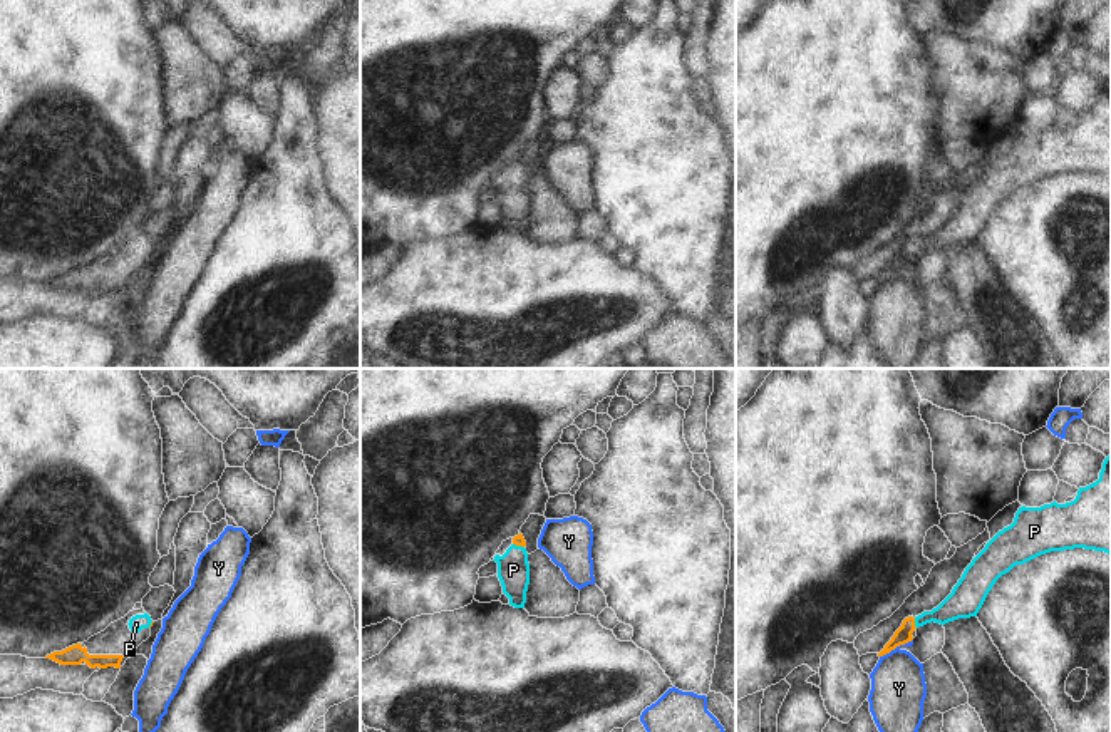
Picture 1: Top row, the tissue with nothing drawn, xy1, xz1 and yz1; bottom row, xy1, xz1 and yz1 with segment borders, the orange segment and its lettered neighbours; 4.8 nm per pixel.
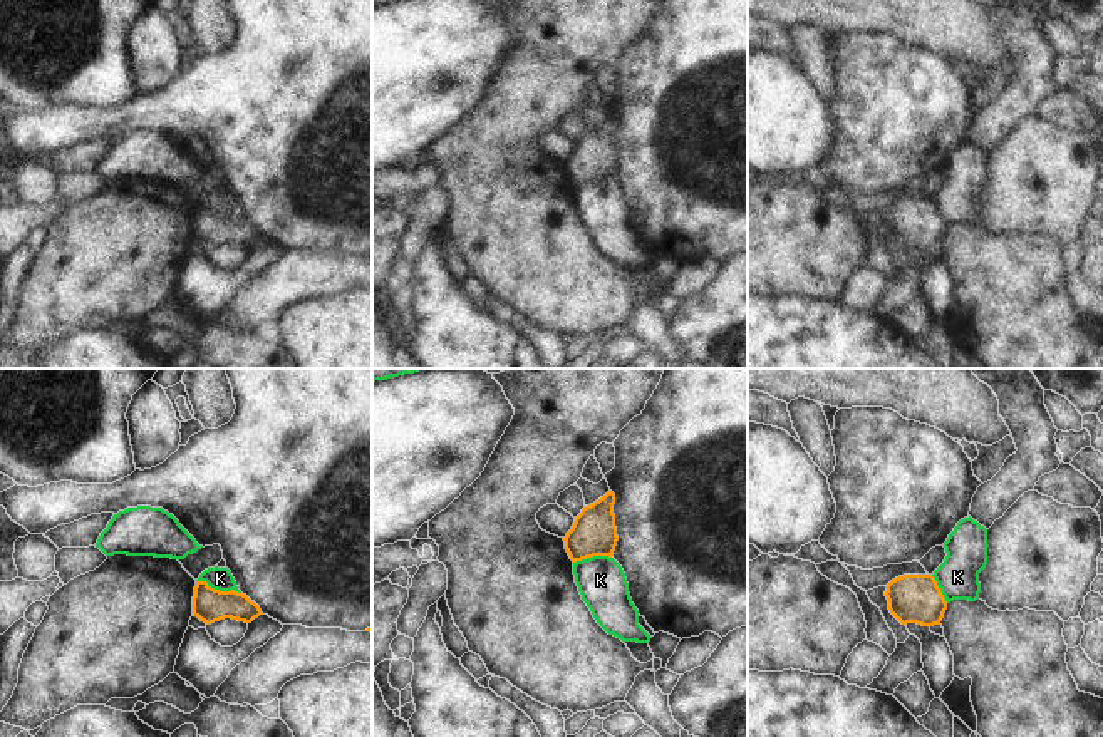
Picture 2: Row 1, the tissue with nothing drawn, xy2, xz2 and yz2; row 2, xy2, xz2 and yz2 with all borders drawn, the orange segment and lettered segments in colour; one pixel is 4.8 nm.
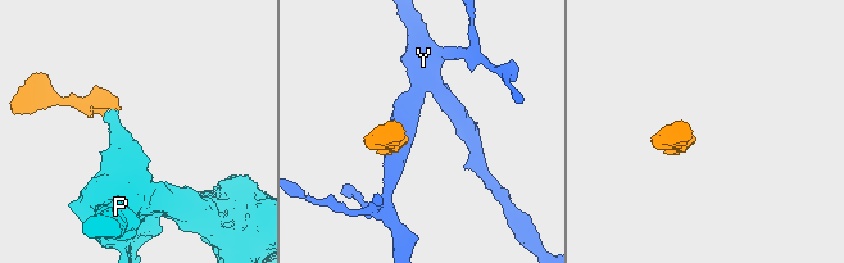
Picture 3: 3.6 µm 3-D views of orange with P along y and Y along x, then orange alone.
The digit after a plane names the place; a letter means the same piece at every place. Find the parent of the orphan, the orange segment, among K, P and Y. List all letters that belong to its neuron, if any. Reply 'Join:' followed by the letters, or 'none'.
Join: P.

